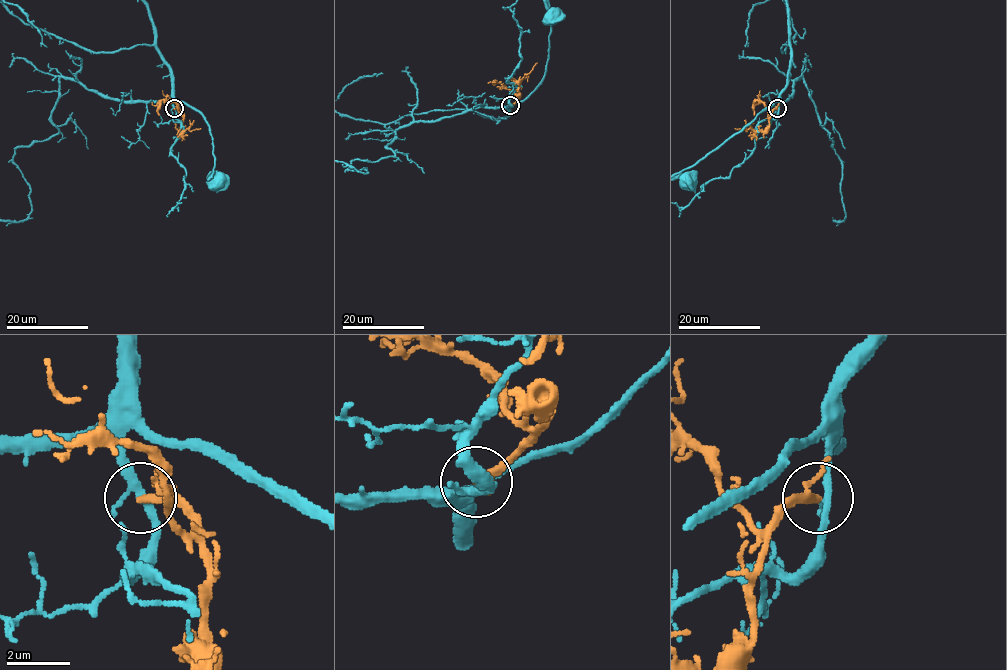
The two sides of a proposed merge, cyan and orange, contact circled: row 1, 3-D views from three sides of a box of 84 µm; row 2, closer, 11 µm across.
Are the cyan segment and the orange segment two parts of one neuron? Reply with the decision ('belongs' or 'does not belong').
does not belong

